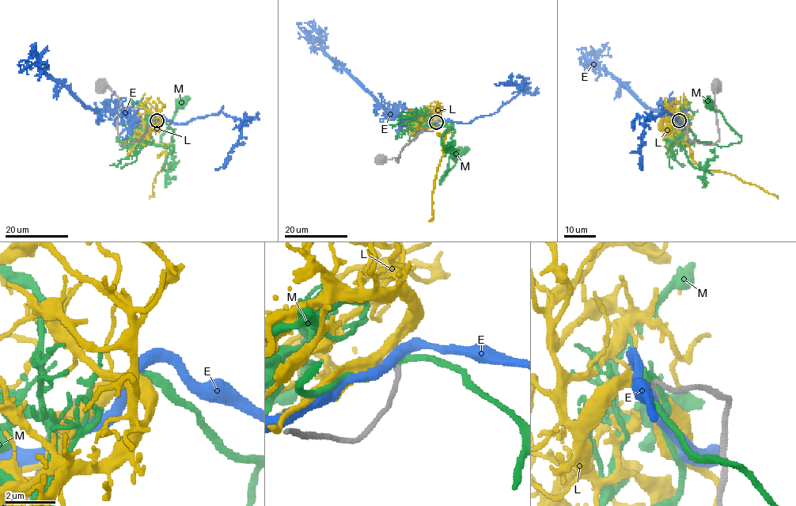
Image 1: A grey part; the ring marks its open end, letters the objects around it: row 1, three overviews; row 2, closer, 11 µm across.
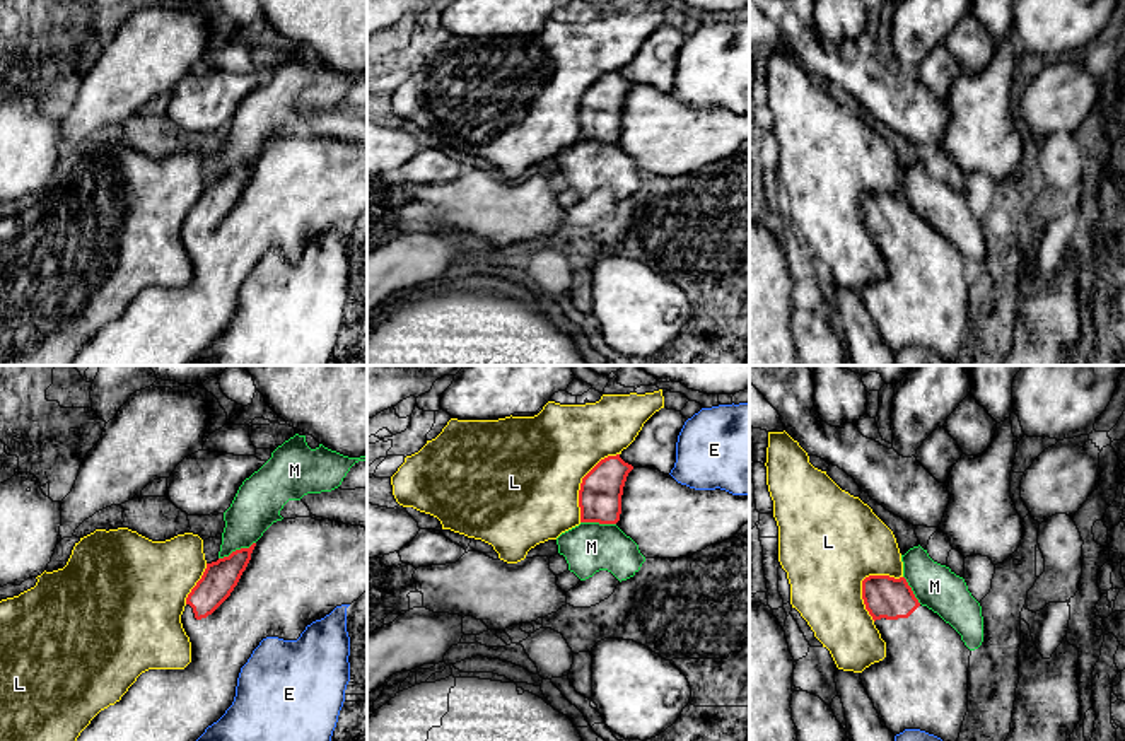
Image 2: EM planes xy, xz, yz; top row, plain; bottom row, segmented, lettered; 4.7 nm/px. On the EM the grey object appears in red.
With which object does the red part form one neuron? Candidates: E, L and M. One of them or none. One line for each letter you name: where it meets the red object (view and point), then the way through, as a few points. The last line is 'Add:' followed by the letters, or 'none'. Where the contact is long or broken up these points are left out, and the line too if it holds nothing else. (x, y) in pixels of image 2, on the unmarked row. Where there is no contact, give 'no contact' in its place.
Add: none

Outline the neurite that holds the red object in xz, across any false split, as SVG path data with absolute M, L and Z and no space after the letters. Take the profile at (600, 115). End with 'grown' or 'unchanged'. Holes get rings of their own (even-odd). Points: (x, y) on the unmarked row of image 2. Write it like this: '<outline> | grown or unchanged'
M620 72L601 77L579 108L580 140L616 142L645 176L691 174L731 157L749 138L749 113L726 108L695 108L659 87L633 85Z | grown

